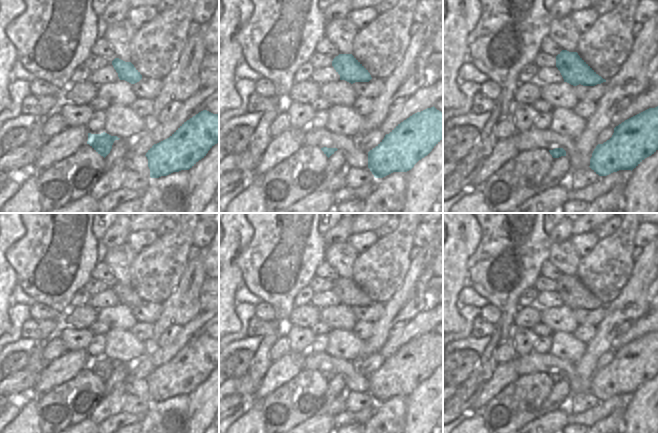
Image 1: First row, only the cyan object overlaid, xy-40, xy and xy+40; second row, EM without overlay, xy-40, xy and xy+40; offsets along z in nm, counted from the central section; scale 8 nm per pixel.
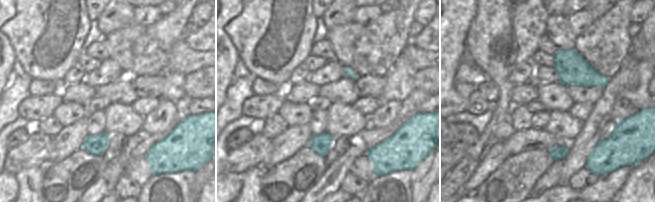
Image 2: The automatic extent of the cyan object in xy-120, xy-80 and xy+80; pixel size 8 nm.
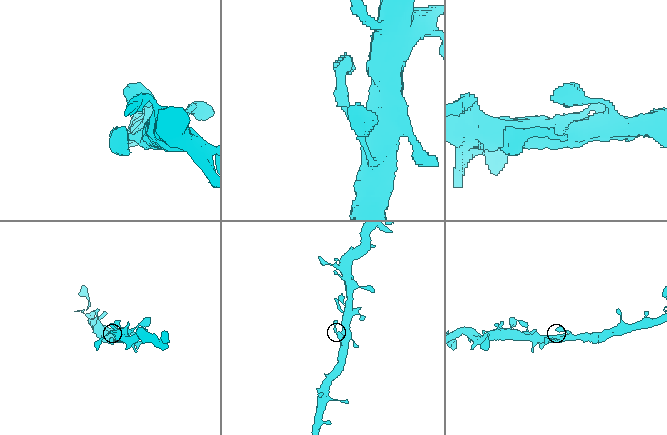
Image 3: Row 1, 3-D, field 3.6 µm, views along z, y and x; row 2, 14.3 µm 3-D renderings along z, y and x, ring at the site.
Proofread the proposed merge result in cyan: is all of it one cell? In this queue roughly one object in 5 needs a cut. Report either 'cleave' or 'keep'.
keep

